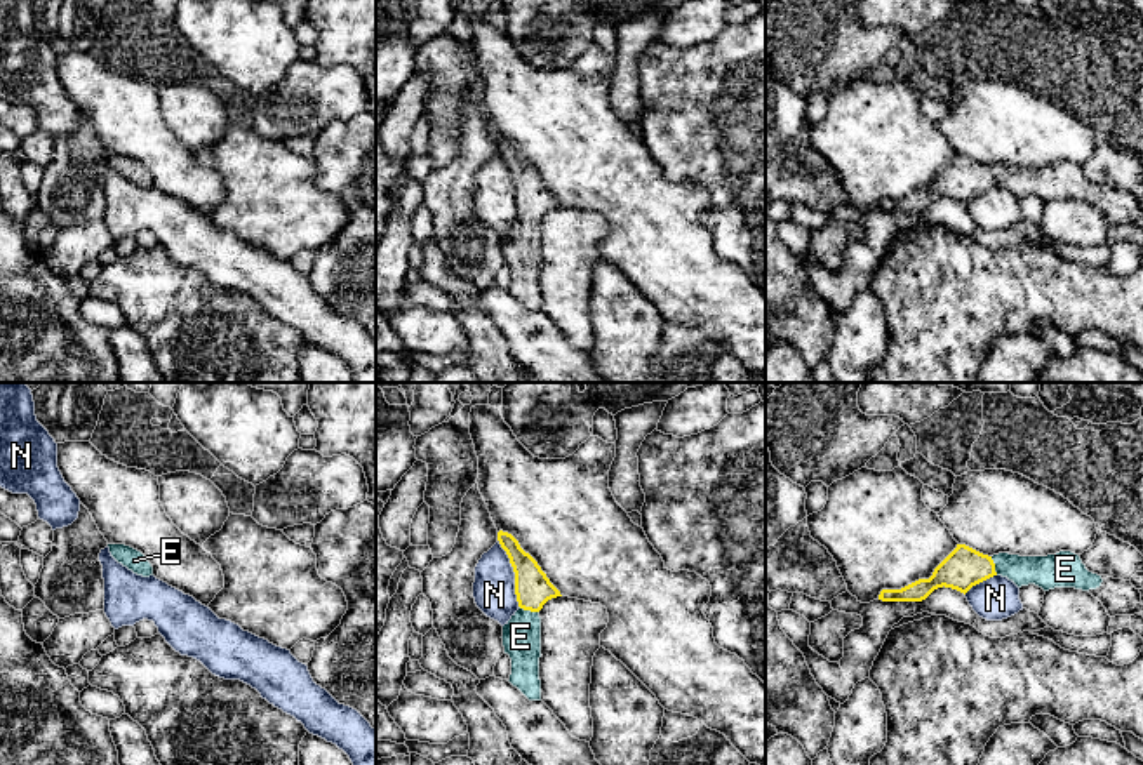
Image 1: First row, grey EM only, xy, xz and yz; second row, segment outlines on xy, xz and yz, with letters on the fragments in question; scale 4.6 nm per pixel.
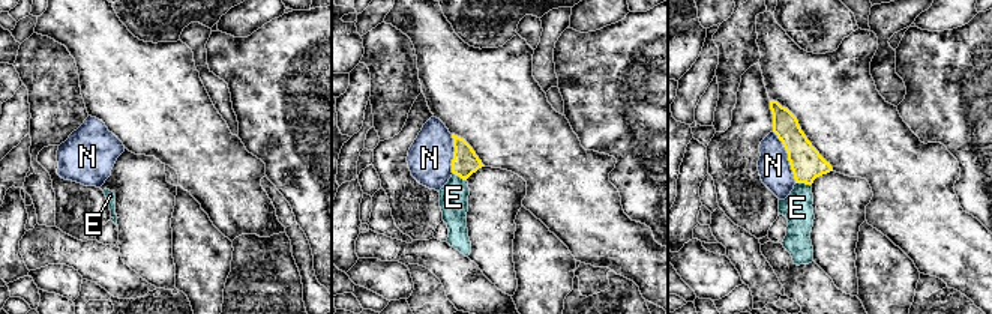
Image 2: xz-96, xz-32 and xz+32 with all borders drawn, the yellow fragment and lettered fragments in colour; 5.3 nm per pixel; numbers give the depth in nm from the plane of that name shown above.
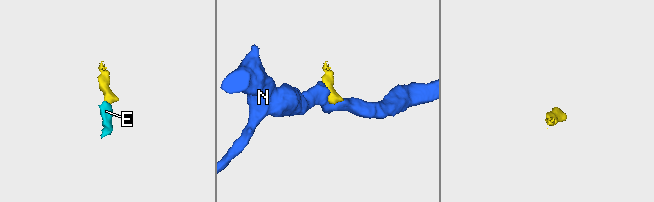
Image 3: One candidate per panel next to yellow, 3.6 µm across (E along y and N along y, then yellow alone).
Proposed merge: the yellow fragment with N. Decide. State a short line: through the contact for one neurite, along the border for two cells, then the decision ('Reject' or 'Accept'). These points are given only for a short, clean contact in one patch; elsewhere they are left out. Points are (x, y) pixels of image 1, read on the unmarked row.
Line: xz (498, 150), (514, 183), (514, 204), (519, 216). Reject

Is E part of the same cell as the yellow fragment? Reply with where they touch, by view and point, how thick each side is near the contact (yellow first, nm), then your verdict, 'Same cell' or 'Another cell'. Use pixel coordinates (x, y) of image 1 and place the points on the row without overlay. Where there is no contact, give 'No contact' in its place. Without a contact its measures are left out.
Touches yellow at xz (529, 219). Thickness 170 nm (yellow) against 180 nm. Same cell

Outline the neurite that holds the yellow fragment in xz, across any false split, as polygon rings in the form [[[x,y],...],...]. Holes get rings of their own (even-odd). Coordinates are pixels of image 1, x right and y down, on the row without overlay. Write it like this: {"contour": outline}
{"contour": [[[499,141],[498,151],[506,162],[515,183],[515,205],[518,221],[503,236],[505,264],[511,269],[510,294],[529,311],[541,311],[539,268],[543,216],[560,202],[550,193],[538,172],[525,163],[518,151]]]}

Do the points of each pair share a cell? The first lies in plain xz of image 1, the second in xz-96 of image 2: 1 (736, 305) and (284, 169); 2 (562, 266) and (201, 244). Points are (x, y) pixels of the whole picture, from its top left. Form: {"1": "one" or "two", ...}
{"1": "two", "2": "two"}

